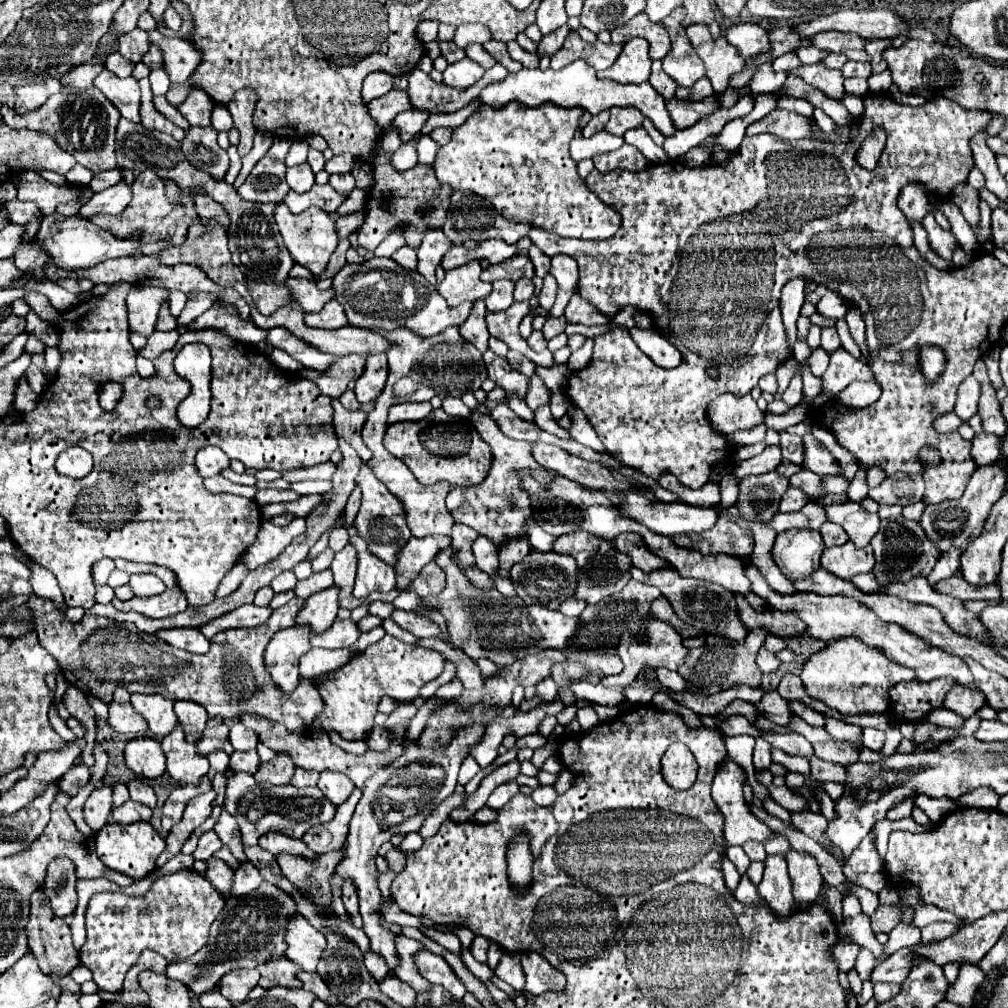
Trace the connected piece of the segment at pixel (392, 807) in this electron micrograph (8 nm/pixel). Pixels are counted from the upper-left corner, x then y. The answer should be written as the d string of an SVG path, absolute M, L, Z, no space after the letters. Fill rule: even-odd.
M390 764L377 771L371 776L363 787L363 797L359 799L359 805L355 807L355 813L351 817L351 825L349 825L349 835L347 835L347 841L341 849L343 853L343 859L339 861L339 865L335 867L335 873L339 877L351 877L357 885L357 893L359 893L359 907L361 907L361 915L363 915L363 923L365 923L365 933L371 941L371 949L381 953L387 961L387 965L393 969L395 963L397 963L397 955L395 955L395 935L387 929L383 929L379 925L379 919L381 919L381 913L379 913L379 905L381 905L381 891L377 889L377 867L375 867L375 857L377 857L377 849L389 841L395 833L409 833L409 831L417 831L423 823L423 819L427 817L427 813L419 811L411 815L411 805L409 805L409 799L401 801L397 797L385 797L383 801L381 799L375 799L379 792L379 789L384 785L388 785L388 780L392 777L392 771L402 766L390 766ZM376 794L376 795L375 795Z

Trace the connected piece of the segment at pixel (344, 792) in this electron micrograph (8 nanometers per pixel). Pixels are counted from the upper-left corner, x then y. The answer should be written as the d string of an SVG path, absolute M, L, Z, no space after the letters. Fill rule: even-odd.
M331 771L321 773L317 787L323 791L323 795L333 805L341 805L343 801L347 801L351 791L355 789L355 785L353 785L353 781L349 777L345 777L343 773L331 773Z

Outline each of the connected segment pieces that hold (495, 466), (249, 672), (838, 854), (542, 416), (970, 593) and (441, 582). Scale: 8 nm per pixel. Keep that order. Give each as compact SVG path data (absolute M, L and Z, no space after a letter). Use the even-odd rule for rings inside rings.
M471 413L467 417L477 433L481 435L481 439L485 443L489 443L491 447L491 469L487 473L487 479L483 479L479 485L473 487L451 487L449 495L447 495L447 509L453 515L455 523L463 523L473 527L479 535L491 539L491 543L495 547L505 545L511 537L519 537L525 533L525 525L533 515L533 505L529 501L529 493L525 493L525 489L521 487L521 473L529 473L539 485L543 485L545 489L551 487L551 477L553 473L543 469L531 455L531 443L527 441L517 441L511 437L505 437L501 433L501 429L495 425L495 421L491 421L491 417L479 415L479 413Z
M33 593L29 595L27 605L35 615L31 627L37 631L39 643L57 659L69 685L75 685L77 689L83 689L83 693L105 703L113 699L113 691L117 687L127 687L131 693L159 693L171 701L195 701L203 705L211 717L239 717L241 713L257 713L265 719L283 723L289 731L311 727L315 717L323 711L321 695L309 679L301 679L291 695L275 689L275 683L271 677L267 677L267 667L263 665L265 645L255 641L271 639L279 629L293 627L295 613L303 609L303 599L291 599L287 605L275 609L267 623L253 629L229 629L217 633L217 637L211 639L211 651L203 657L177 651L159 637L145 635L133 629L133 625L117 623L113 619L83 615L79 623L71 623L49 599L35 597ZM225 691L229 695L237 695L241 705L225 705Z
M809 809L795 811L795 813L791 813L791 823L793 823L793 827L797 827L799 831L803 831L803 833L809 835L811 839L815 839L815 841L833 855L836 860L845 860L842 851L831 847L829 838L827 835L823 835L825 829L827 829L827 819L825 819L821 813L813 813L813 811L809 811Z
M543 405L543 407L539 407L537 411L535 411L535 419L533 419L539 427L543 427L545 431L551 431L551 433L555 433L557 437L561 437L561 439L569 439L569 431L567 429L561 429L557 423L555 423L555 419L551 417L551 411L549 411L549 405Z
M955 575L955 577L949 577L947 581L939 581L935 585L931 585L937 593L943 593L943 595L951 595L951 597L957 597L957 599L963 601L979 601L979 600L995 600L1001 599L1001 591L997 584L990 585L971 585L967 583L961 575Z
M427 565L419 577L411 583L411 589L421 595L421 597L427 597L427 595L437 595L439 591L443 591L446 586L446 572L443 567L439 565Z

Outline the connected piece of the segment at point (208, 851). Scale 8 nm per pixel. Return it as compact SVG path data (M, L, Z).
M207 831L199 837L199 845L197 845L197 851L193 853L195 859L209 859L217 849L221 849L223 843L221 839L217 837L215 831Z

